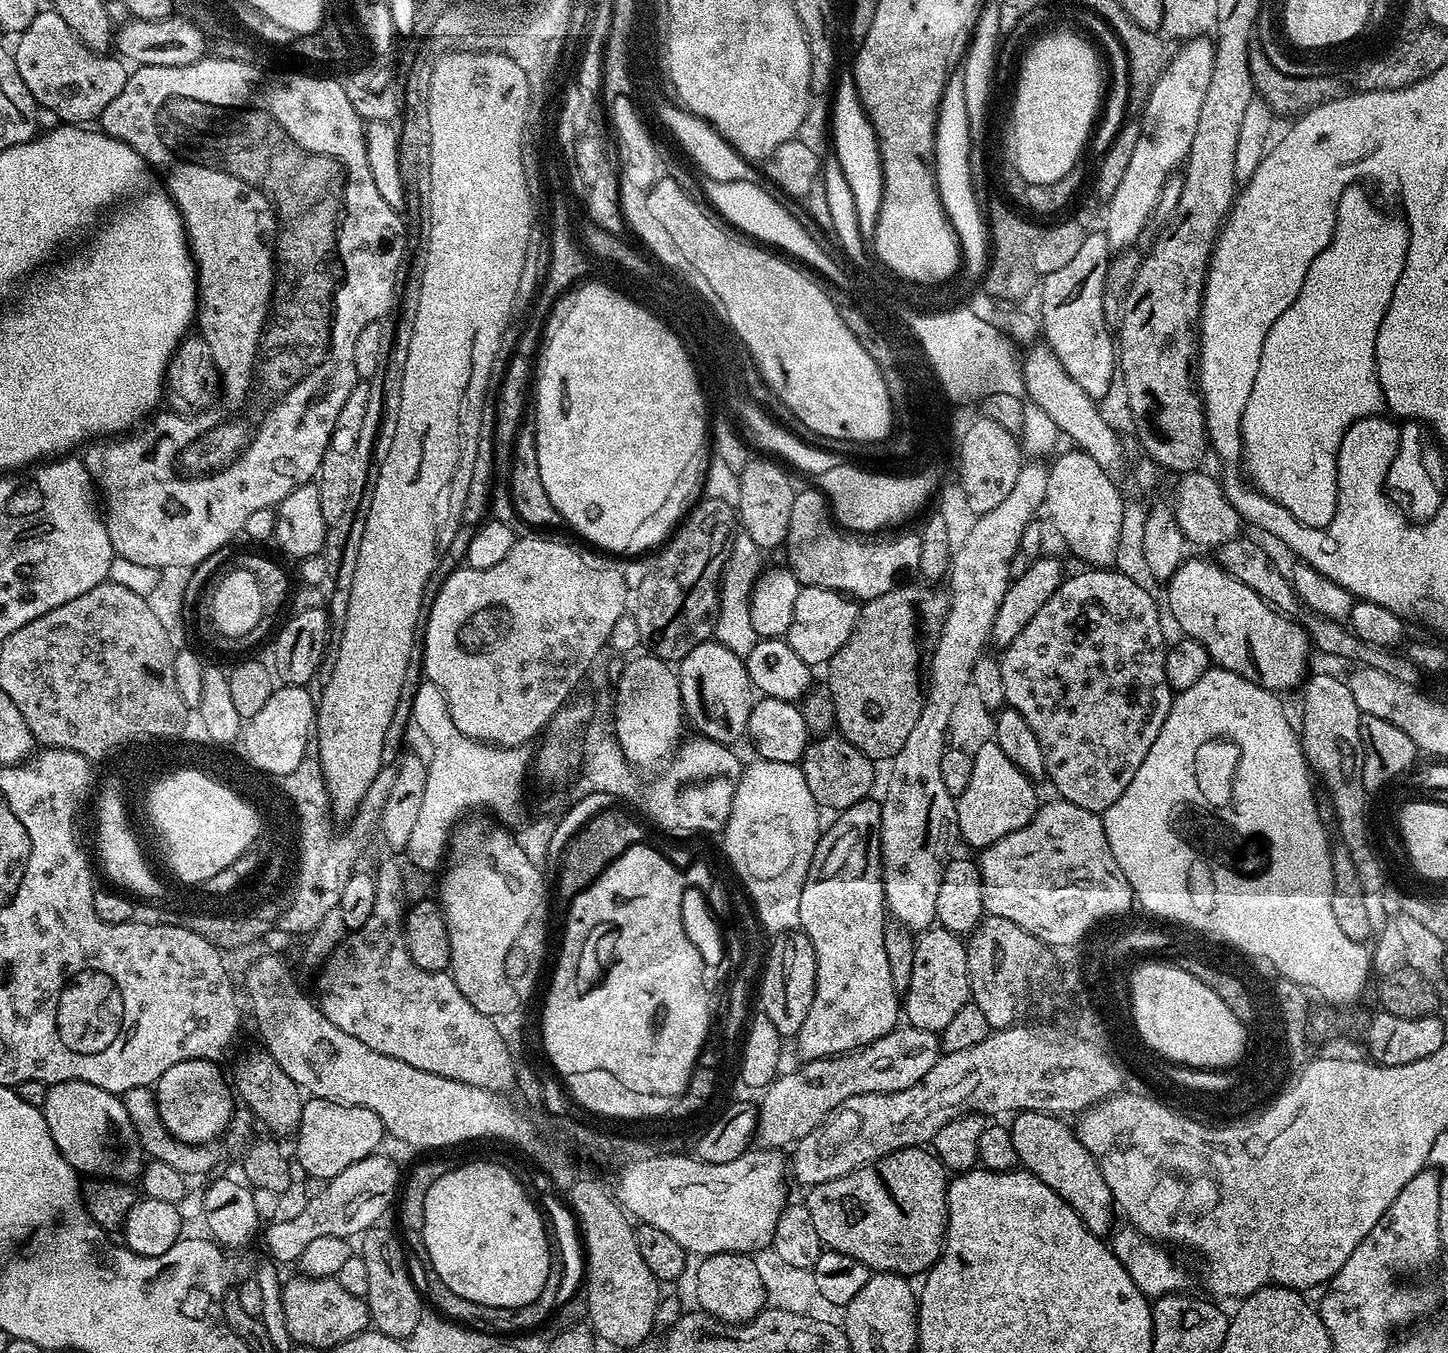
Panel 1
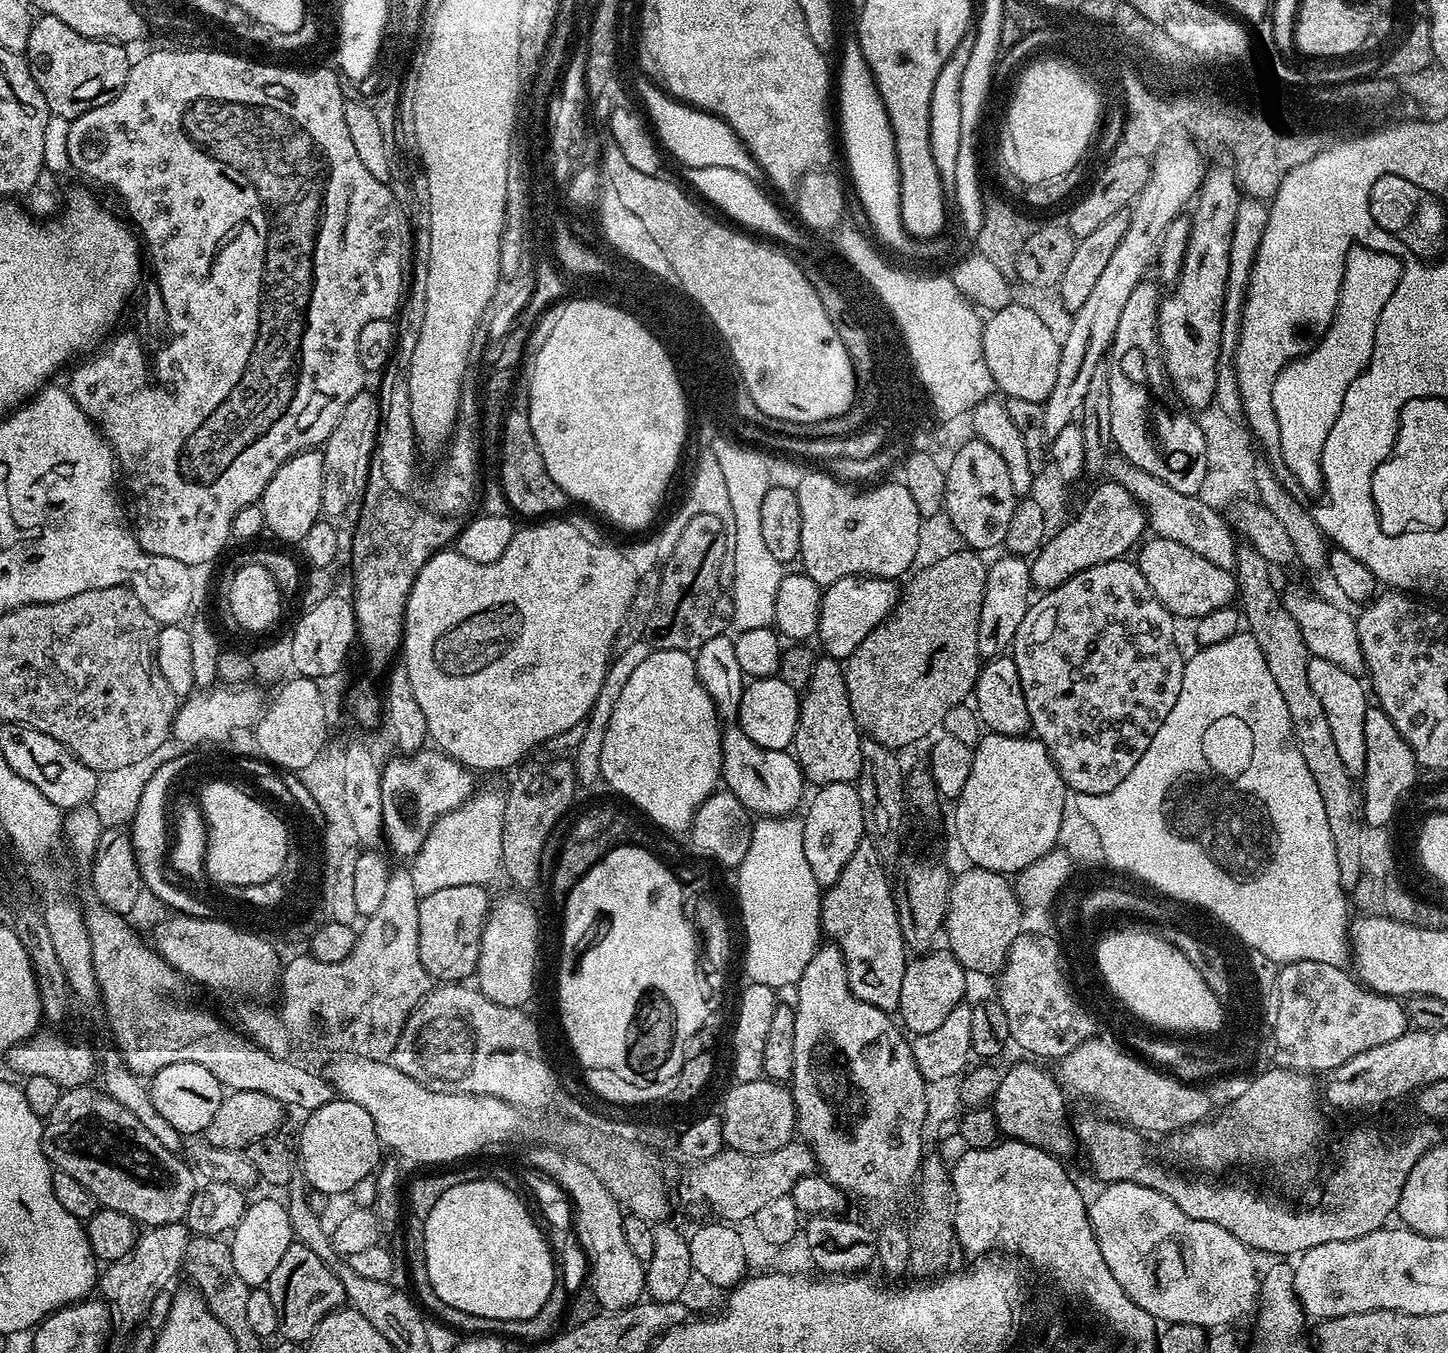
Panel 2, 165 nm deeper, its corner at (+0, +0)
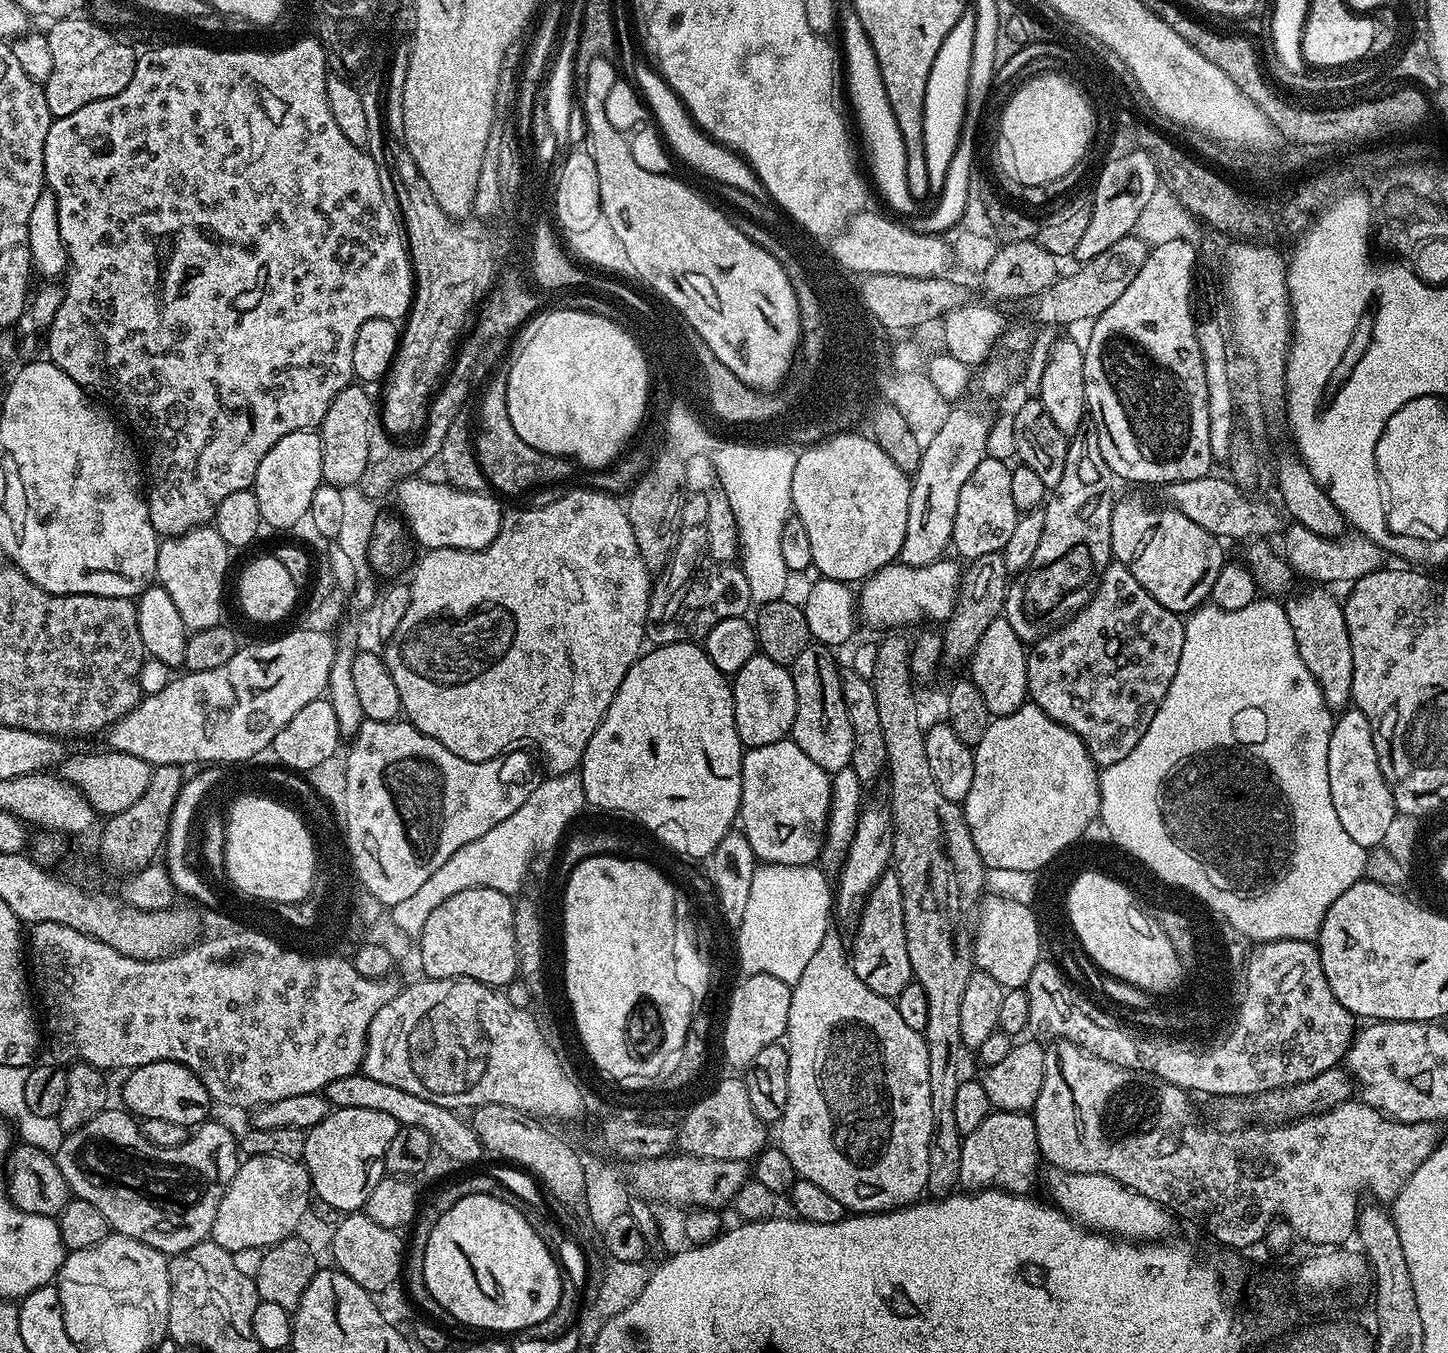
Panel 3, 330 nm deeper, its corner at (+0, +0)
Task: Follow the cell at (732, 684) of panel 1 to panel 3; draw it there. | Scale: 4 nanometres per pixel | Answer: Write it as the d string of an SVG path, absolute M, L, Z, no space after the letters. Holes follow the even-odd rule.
M790 738L770 742L770 746L747 749L742 758L742 798L738 824L750 842L750 850L754 850L757 861L782 866L816 864L824 848L831 796L832 776L812 759L806 758L806 754L802 754L800 747Z

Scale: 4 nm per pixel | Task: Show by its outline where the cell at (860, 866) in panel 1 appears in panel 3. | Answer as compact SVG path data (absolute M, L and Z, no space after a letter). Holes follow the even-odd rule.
M894 870L883 872L870 890L860 911L854 929L856 937L850 940L850 963L858 978L875 994L895 998L908 984L913 983L910 954L906 954L906 926L902 906L902 886Z

